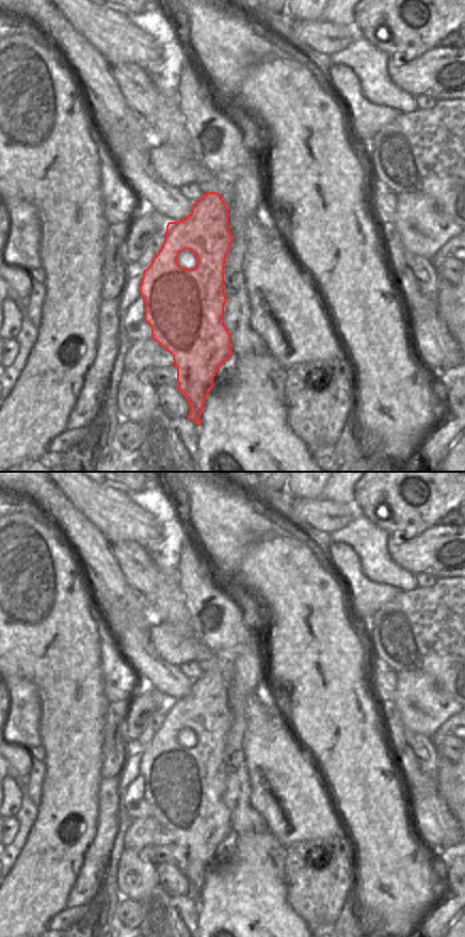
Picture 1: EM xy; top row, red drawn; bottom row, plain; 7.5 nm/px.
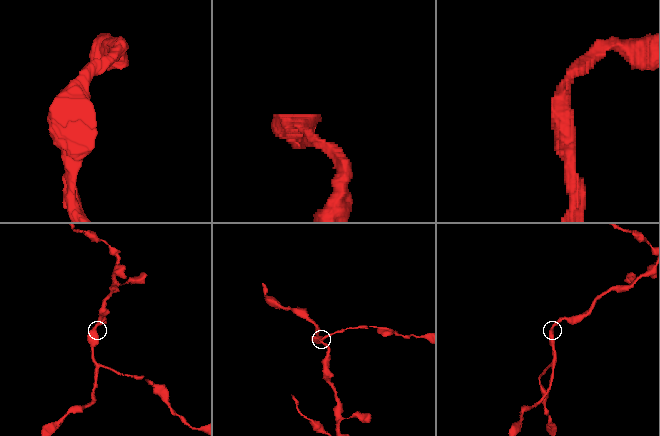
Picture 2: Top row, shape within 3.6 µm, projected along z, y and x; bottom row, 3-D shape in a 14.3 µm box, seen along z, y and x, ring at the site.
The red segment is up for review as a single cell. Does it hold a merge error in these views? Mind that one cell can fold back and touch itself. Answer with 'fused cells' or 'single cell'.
single cell

